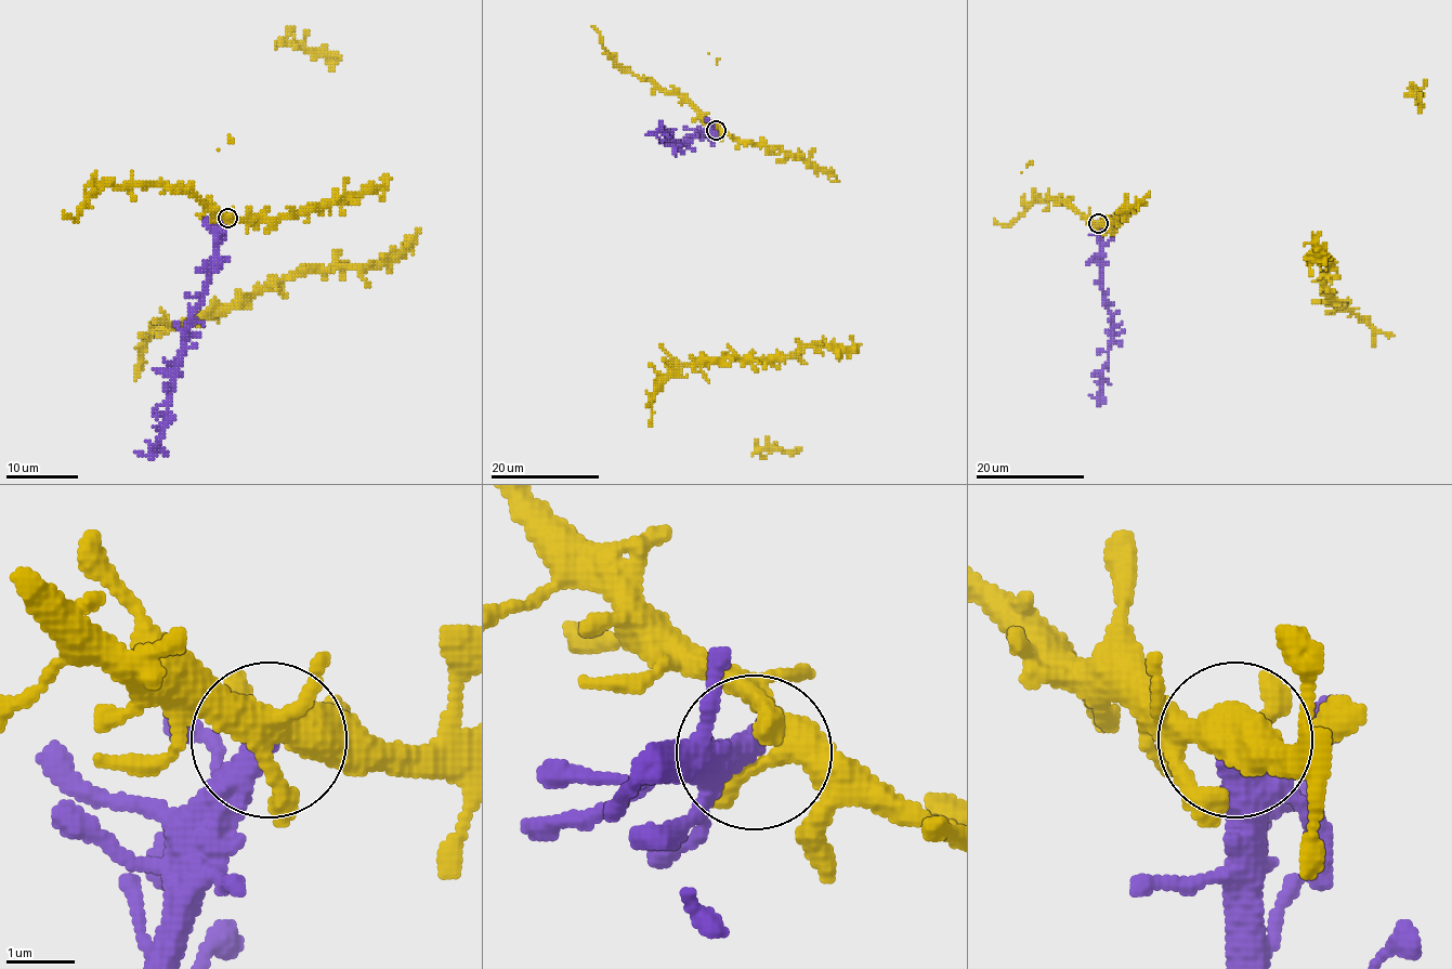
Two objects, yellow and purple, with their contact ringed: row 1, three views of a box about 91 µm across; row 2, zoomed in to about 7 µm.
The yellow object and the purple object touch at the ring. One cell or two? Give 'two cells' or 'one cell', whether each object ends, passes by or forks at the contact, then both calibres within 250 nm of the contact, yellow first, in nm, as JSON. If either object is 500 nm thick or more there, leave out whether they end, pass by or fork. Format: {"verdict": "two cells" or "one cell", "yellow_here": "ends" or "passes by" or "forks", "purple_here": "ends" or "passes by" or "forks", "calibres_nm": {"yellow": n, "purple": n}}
{"verdict": "two cells", "calibres_nm": {"yellow": 360, "purple": 500}}

